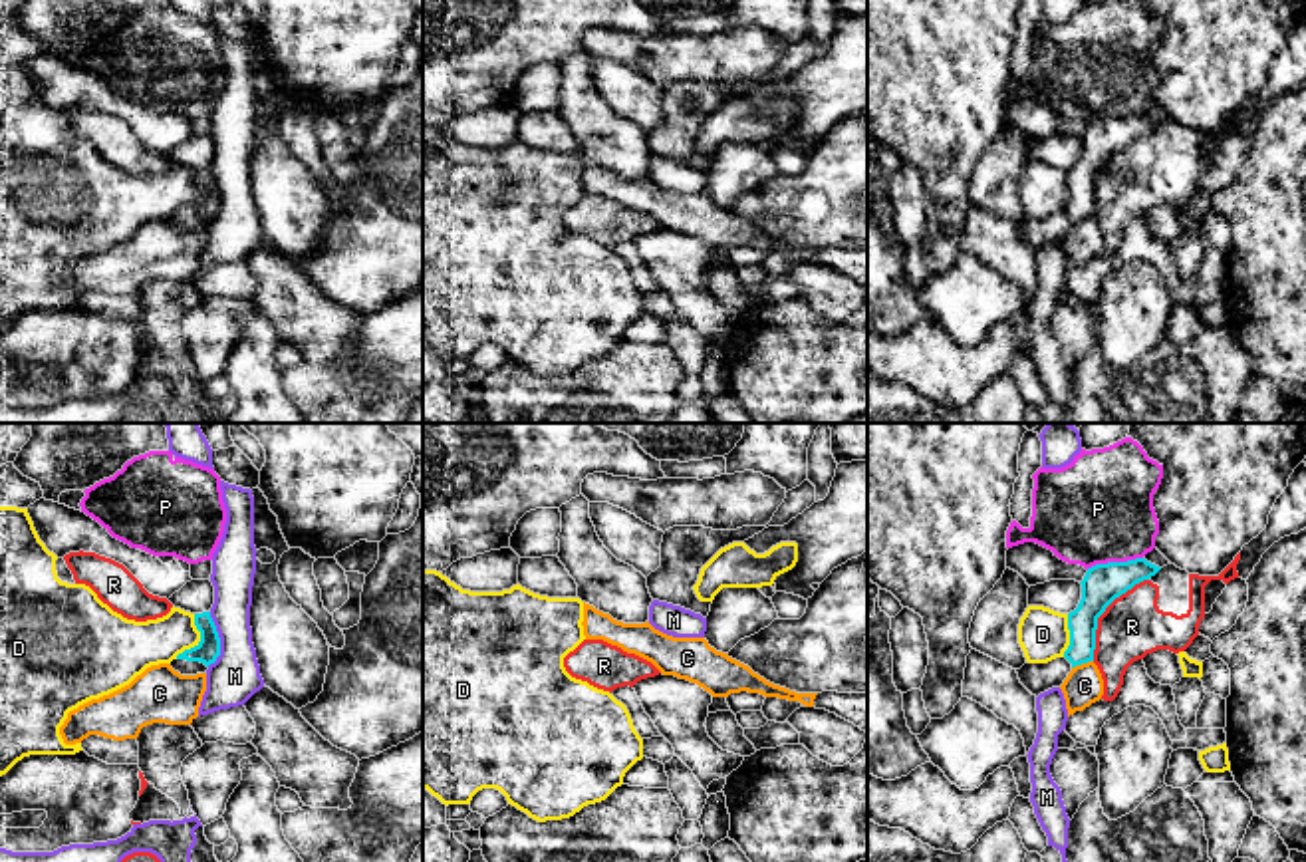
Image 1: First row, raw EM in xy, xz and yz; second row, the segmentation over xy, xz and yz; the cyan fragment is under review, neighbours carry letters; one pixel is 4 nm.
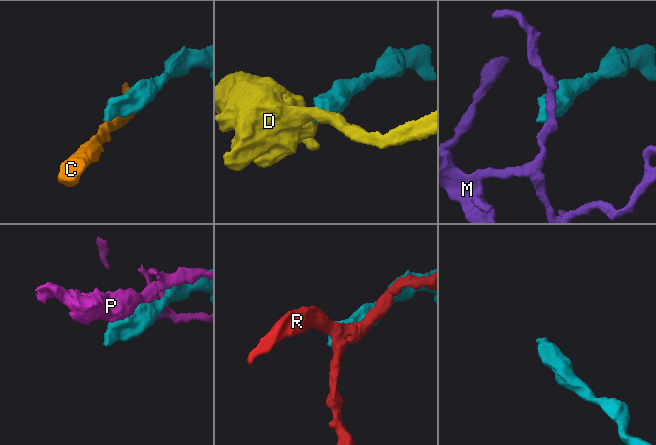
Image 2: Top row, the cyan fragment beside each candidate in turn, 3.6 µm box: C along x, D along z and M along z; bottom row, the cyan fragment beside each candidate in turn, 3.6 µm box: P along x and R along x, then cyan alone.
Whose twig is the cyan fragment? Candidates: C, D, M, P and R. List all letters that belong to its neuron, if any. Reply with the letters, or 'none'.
none

